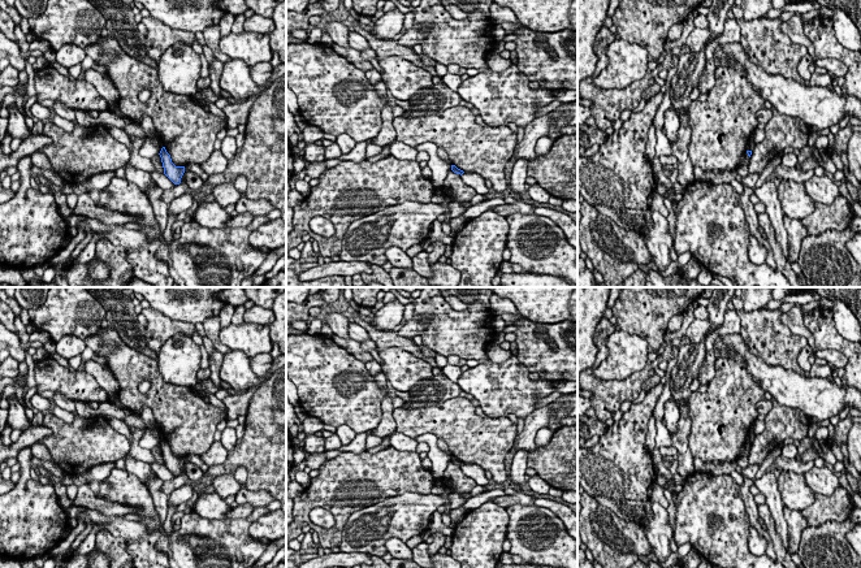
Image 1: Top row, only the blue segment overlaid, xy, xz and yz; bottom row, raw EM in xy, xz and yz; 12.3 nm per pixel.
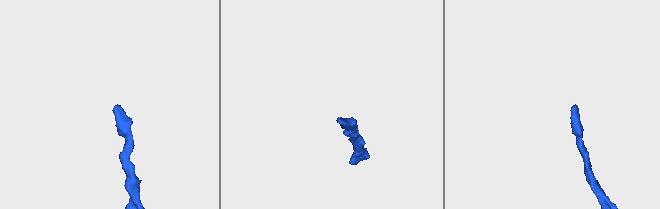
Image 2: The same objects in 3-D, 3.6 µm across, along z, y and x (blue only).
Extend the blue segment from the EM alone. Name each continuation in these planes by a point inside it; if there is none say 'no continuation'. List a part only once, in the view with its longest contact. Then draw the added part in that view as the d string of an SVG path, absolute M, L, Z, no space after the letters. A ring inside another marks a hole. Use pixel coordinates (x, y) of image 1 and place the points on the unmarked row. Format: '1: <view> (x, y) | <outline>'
no continuation

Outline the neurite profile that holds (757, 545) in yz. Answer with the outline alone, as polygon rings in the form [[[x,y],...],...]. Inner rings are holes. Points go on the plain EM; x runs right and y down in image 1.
[[[749,528],[749,539],[748,539],[748,549],[750,551],[750,554],[753,554],[754,556],[762,556],[763,554],[766,554],[766,549],[767,549],[767,542],[766,539],[758,533],[757,529],[754,528]]]

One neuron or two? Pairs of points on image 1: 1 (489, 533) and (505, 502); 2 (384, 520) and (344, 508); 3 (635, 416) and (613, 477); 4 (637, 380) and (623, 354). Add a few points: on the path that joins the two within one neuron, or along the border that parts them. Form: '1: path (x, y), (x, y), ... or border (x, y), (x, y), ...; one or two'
1: border (489, 501), (505, 508); two
2: border (383, 499), (355, 510), (345, 524), (341, 538); two
3: path (630, 432), (623, 442), (619, 462); one
4: border (648, 363), (624, 378), (604, 381); two

